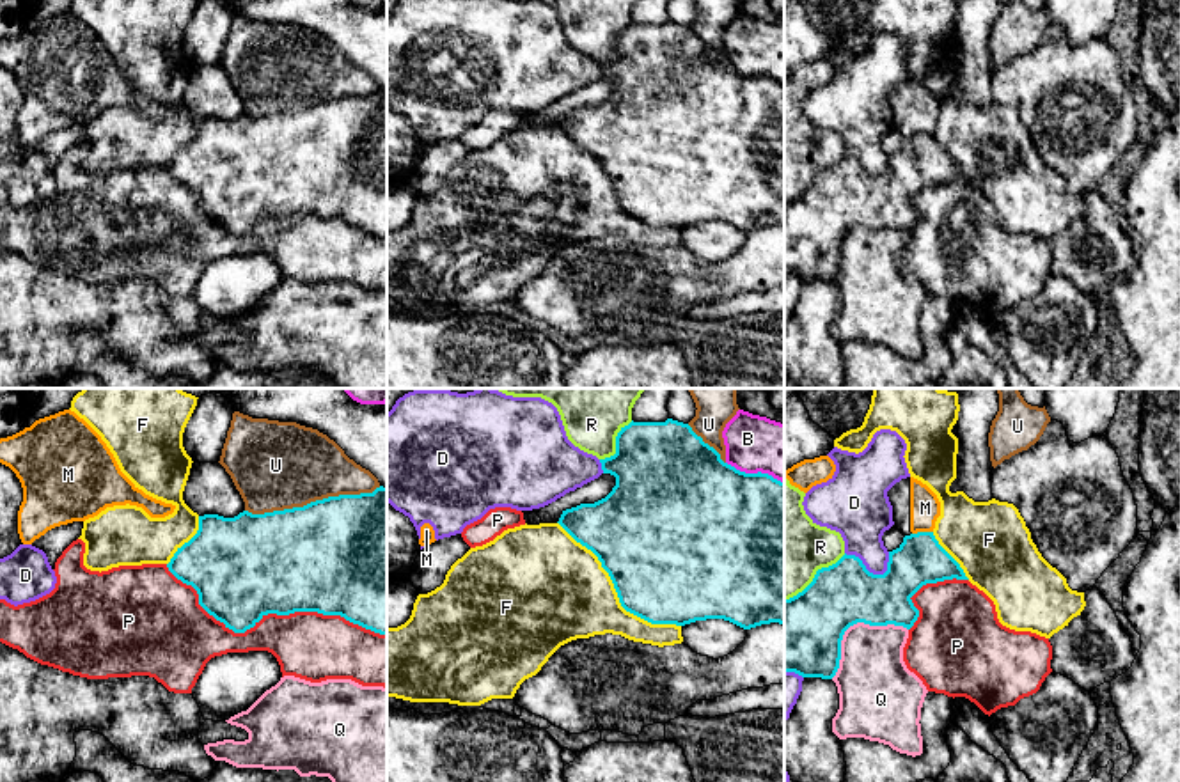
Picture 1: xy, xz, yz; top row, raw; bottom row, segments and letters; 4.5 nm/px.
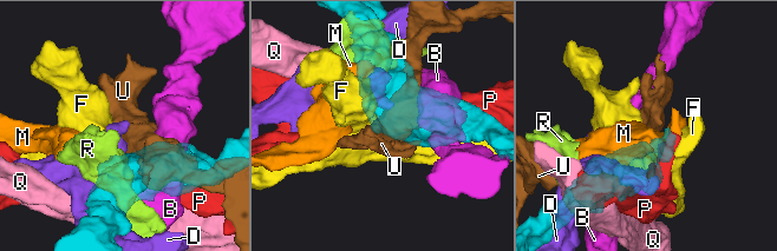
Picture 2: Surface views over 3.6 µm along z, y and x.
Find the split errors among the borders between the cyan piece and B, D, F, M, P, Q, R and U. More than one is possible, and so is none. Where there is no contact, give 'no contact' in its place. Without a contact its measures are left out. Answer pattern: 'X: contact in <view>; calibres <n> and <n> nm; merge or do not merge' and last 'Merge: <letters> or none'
B: contact in xz; calibres 500 and 260 nm; do not merge
D: contact in yz; calibres 280 and 280 nm; do not merge
F: contact in xz; calibres 500 and 440 nm; do not merge
M: contact in yz; calibres 220 and 140 nm; do not merge
P: contact in xy; calibres 460 and 300 nm; do not merge
Q: contact in yz; calibres 340 and 320 nm; do not merge
R: contact in yz; calibres 320 and 360 nm; do not merge
U: contact in xy; calibres 500 and 400 nm; do not merge
Merge: none

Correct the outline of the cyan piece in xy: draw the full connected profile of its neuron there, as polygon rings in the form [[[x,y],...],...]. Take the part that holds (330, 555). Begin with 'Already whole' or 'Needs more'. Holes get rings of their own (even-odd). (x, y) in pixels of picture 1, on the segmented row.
Already whole. [[[387,488],[328,497],[303,507],[264,514],[243,511],[234,518],[199,516],[197,534],[177,548],[167,567],[177,580],[192,585],[199,594],[199,605],[234,633],[245,633],[268,614],[318,612],[341,615],[387,635]]]

